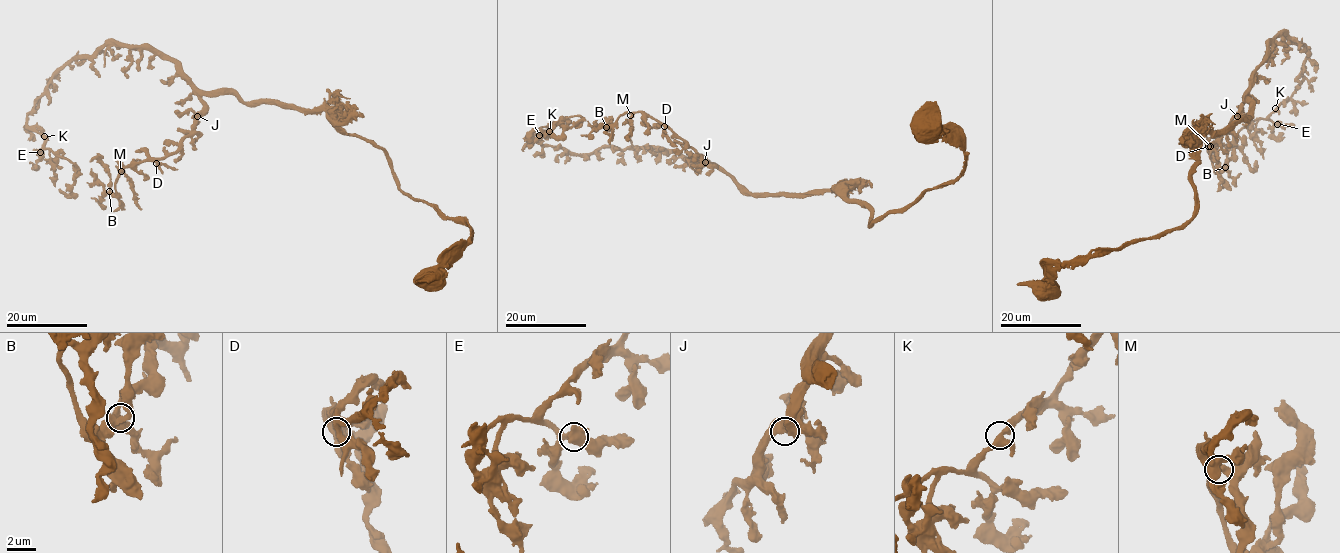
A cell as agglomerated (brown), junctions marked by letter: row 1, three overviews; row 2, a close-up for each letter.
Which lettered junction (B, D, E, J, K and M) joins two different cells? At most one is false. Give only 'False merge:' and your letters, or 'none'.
False merge: none

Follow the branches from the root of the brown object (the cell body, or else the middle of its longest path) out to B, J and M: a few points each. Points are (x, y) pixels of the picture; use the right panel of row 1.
B: (1049, 289), (1061, 268), (1193, 216), (1202, 137), (1253, 116), (1244, 98), (1205, 143), (1212, 167), (1225, 167)
J: (1049, 289), (1045, 284), (1061, 268), (1193, 216), (1191, 176), (1202, 137), (1253, 116), (1244, 98), (1237, 116)
M: (1049, 289), (1061, 268), (1193, 216), (1202, 137), (1253, 116), (1247, 99), (1210, 146)

